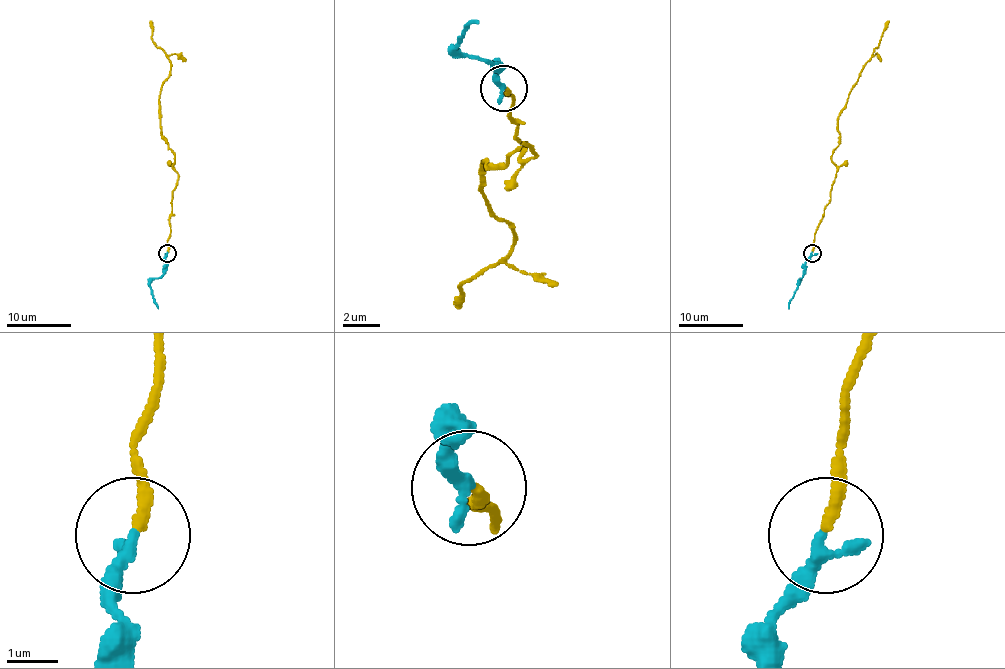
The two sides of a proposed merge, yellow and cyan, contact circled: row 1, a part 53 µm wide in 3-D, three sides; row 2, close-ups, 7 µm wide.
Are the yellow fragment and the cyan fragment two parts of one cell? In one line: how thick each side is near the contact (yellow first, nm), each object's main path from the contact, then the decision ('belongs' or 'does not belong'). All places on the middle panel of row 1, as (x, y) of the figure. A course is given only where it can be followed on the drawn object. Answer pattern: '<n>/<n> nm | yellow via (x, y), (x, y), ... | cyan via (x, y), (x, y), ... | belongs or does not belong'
240/190 nm | yellow via (503, 89), (535, 154), (521, 159), (526, 145), (484, 163), (479, 187), (512, 247), (461, 284), (456, 307) | cyan via (503, 89), (498, 70), (456, 47), (461, 33), (479, 19) | belongs

